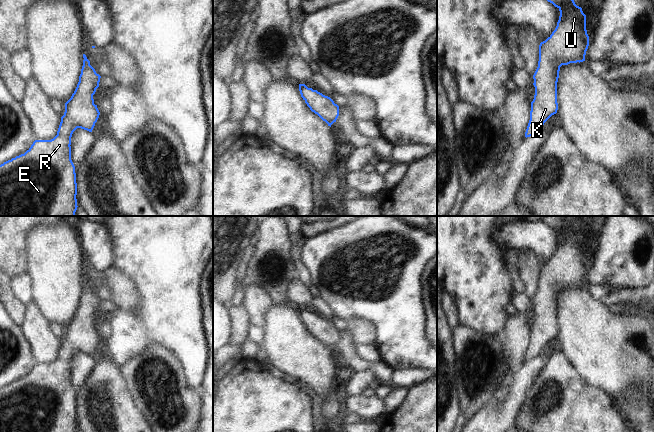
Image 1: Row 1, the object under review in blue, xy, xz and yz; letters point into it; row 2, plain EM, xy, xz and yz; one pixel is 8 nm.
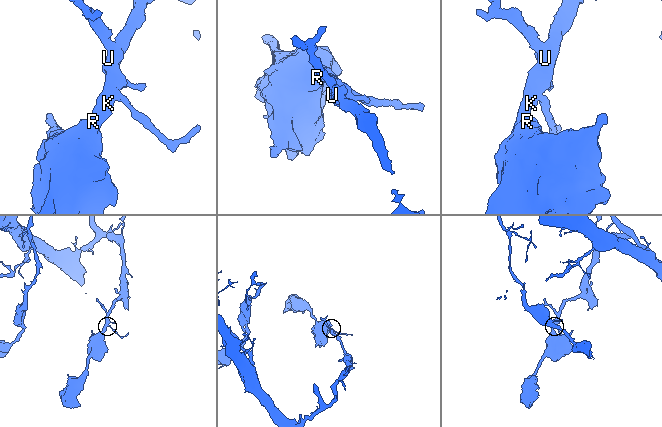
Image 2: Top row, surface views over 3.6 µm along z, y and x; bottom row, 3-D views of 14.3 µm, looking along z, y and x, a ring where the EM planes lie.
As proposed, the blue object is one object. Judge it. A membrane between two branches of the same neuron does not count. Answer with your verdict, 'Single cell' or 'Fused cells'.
Single cell

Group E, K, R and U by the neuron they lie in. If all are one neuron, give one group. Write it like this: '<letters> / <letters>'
E K R U

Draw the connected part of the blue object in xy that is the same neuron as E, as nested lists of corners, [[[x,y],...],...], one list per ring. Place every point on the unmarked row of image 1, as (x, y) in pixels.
[[[83,278],[79,306],[71,322],[65,327],[65,336],[57,359],[51,364],[35,364],[24,377],[0,389],[0,432],[77,432],[75,390],[71,384],[71,361],[77,352],[92,356],[100,336],[93,319],[101,300]]]

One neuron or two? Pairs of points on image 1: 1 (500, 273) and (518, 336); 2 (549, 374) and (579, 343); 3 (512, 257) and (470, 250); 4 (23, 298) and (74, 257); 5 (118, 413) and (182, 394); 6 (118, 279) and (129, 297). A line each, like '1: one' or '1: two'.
1: two
2: two
3: two
4: two
5: two
6: one

